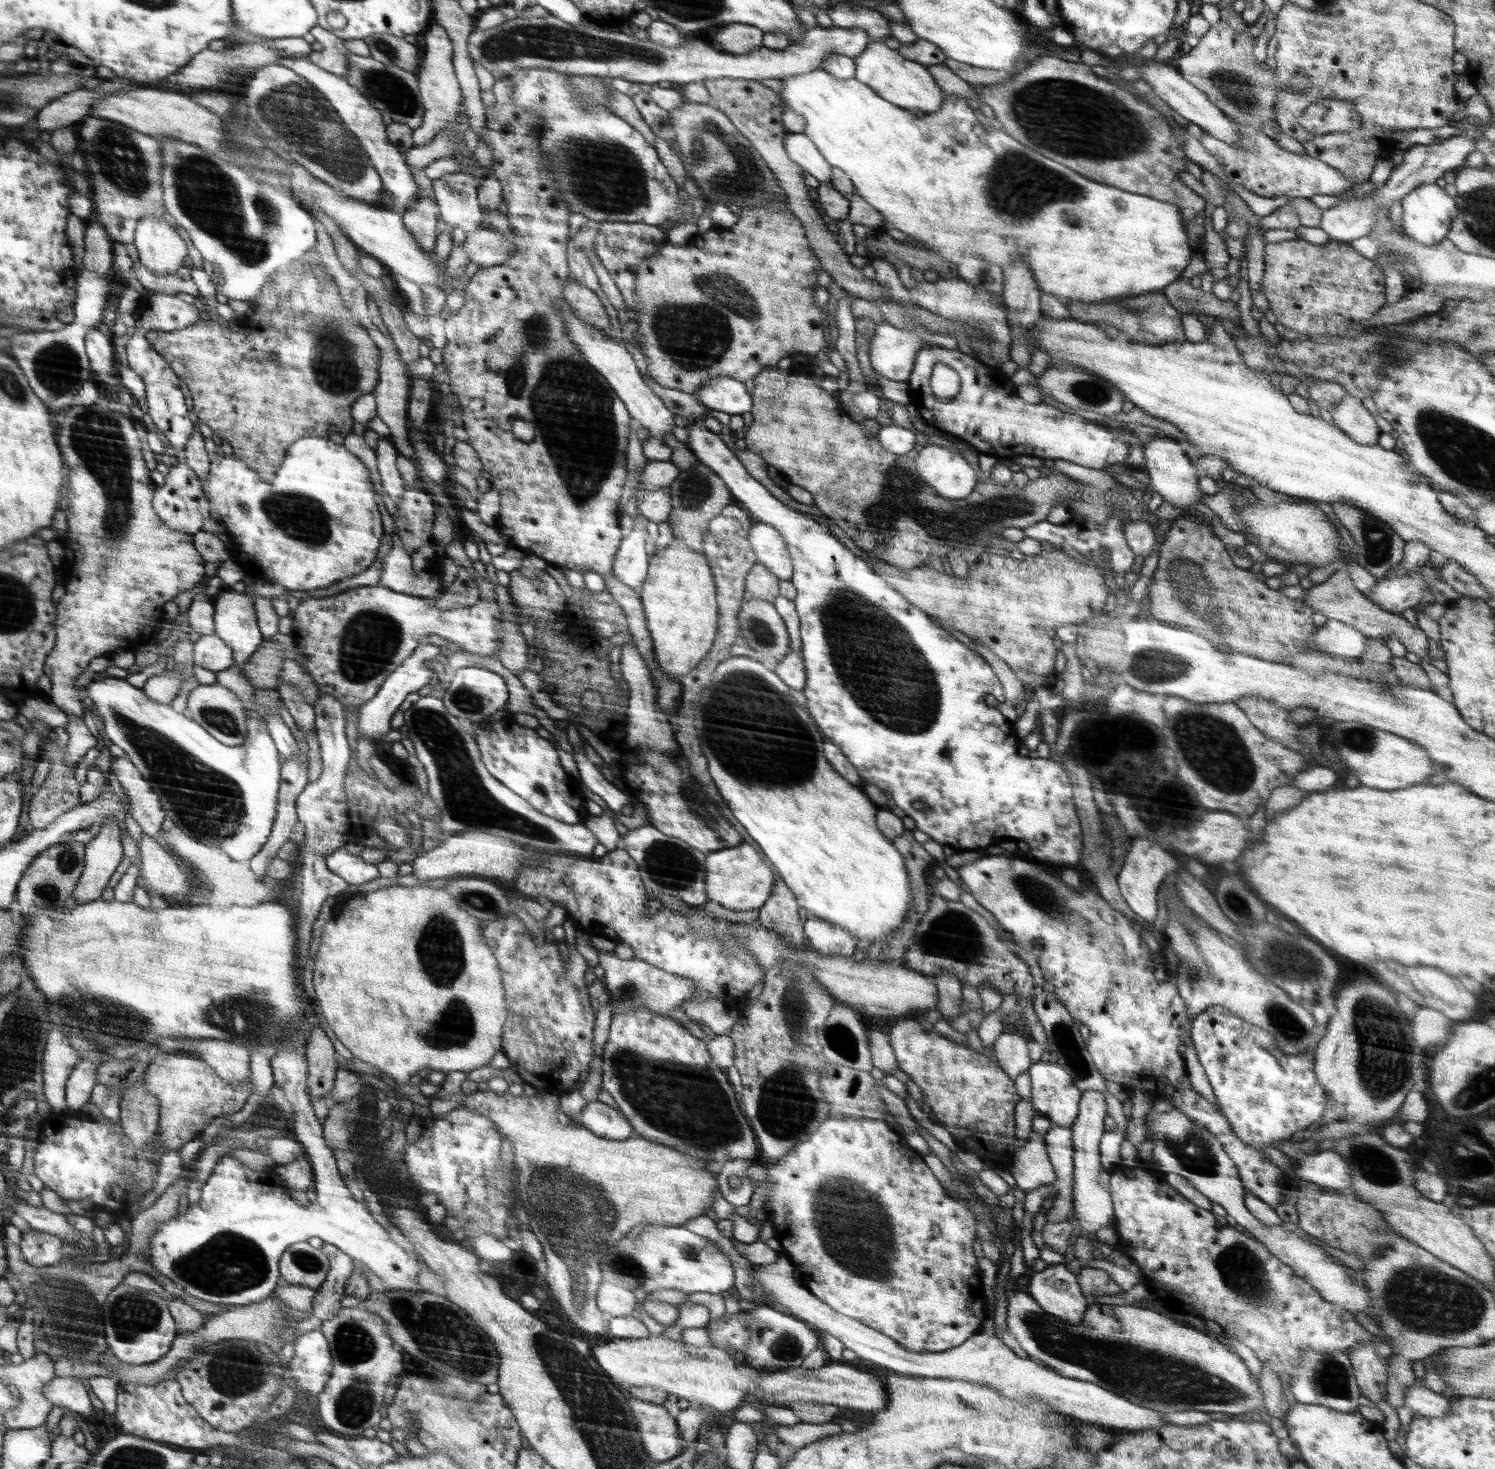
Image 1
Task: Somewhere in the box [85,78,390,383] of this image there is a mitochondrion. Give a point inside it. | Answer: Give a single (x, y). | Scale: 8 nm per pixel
(205, 193)

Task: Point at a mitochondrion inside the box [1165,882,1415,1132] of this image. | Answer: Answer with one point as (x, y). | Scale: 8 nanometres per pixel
(1371, 1012)

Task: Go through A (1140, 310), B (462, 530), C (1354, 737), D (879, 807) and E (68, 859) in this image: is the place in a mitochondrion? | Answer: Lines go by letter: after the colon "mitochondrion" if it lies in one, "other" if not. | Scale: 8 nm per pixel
A: mitochondrion
B: other
C: mitochondrion
D: other
E: mitochondrion

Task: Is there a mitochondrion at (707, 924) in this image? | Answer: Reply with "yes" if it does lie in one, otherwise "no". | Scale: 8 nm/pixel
no

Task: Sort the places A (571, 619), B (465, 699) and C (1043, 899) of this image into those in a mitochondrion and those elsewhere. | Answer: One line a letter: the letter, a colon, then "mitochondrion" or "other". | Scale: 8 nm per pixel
A: other
B: mitochondrion
C: mitochondrion

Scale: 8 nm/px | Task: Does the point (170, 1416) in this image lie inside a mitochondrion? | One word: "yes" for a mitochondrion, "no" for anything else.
no

